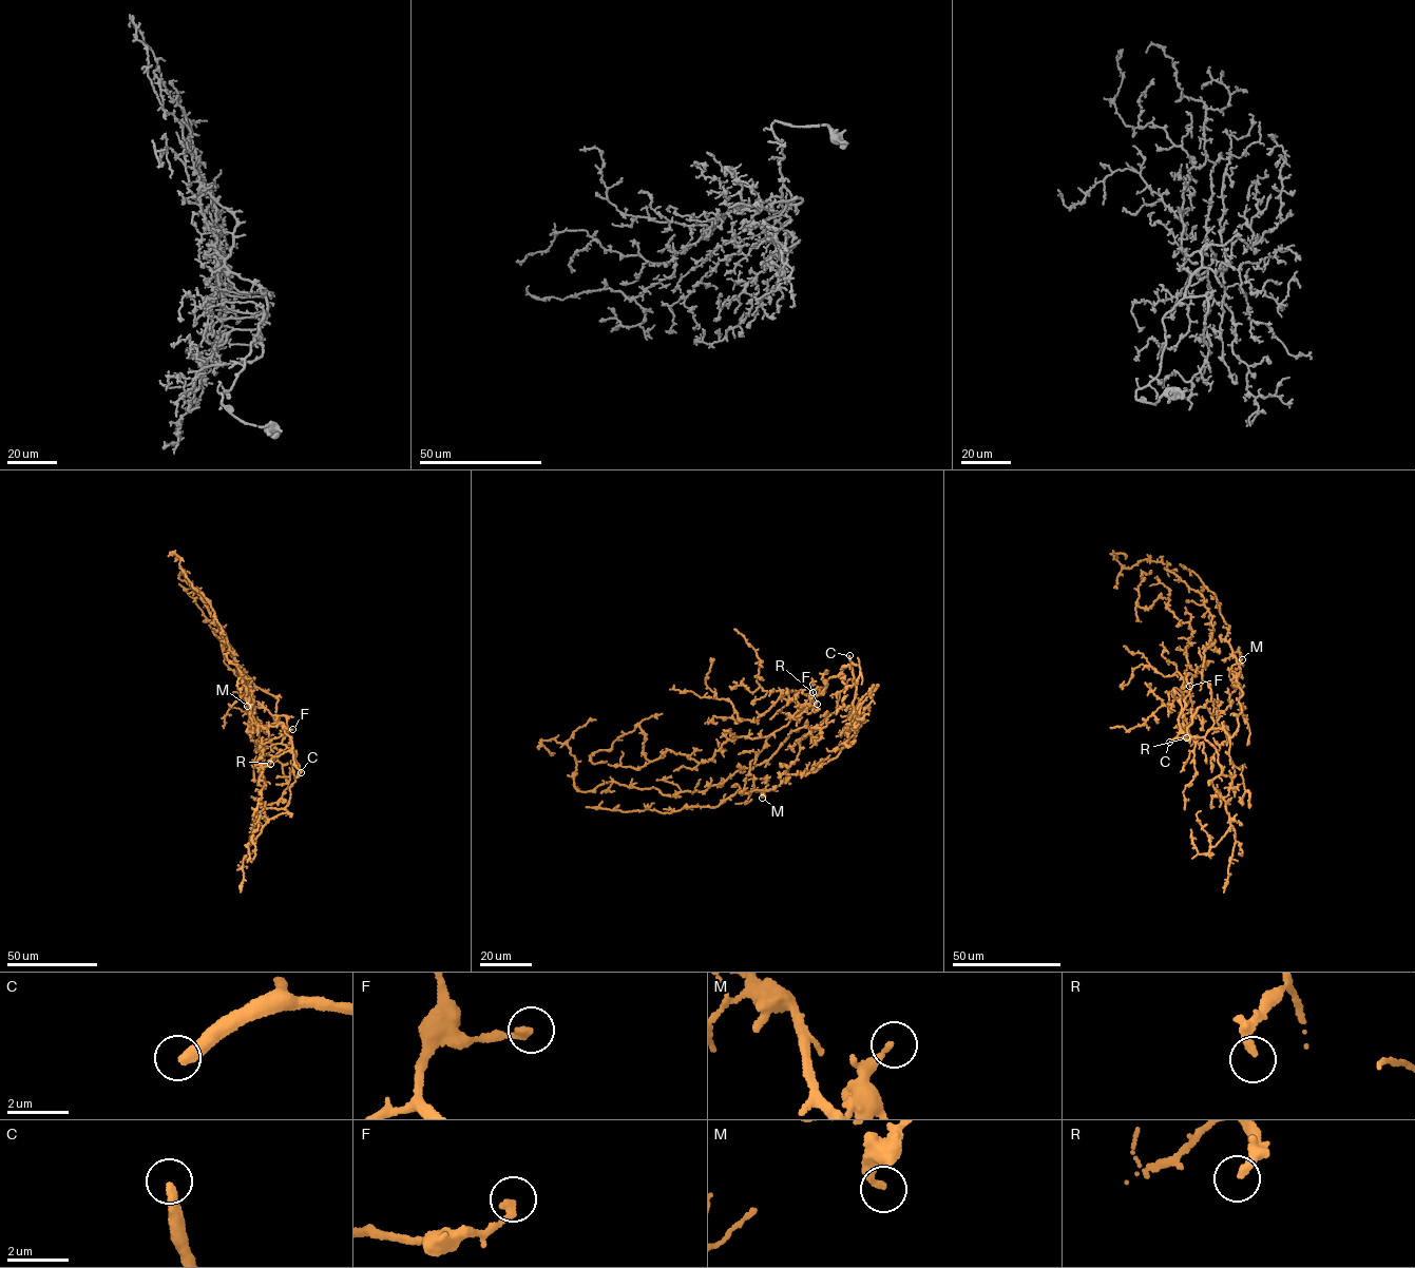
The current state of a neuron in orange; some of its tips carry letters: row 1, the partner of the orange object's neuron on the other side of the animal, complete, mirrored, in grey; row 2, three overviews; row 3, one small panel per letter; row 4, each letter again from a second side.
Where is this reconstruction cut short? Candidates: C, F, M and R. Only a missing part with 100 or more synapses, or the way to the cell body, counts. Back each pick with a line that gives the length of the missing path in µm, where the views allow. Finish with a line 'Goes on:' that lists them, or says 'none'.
C: 70 µm
Goes on: C

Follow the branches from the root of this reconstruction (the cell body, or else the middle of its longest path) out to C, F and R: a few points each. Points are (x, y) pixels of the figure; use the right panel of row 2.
C: (1192, 722), (1187, 728), (1189, 738), (1176, 737), (1169, 742)
F: (1192, 722), (1187, 728), (1189, 738), (1178, 736), (1178, 717), (1190, 690), (1189, 686)
R: (1192, 722), (1187, 728), (1189, 738), (1180, 737), (1178, 716), (1182, 712), (1188, 726), (1186, 737)

